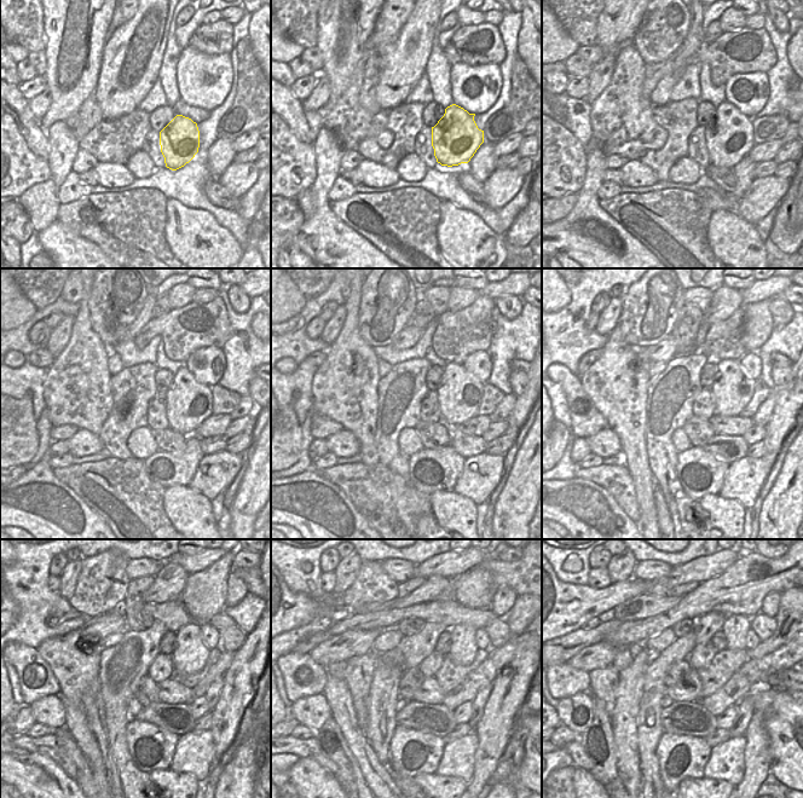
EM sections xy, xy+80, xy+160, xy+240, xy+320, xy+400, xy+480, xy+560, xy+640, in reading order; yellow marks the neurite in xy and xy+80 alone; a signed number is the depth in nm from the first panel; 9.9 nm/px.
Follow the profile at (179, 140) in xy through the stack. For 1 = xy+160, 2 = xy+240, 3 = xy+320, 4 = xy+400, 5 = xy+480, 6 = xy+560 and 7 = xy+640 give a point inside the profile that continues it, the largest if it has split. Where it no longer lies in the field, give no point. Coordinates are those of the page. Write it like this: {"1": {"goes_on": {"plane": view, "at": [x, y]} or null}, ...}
{"1": {"goes_on": {"plane": "xy+160", "at": [729, 136]}}, "2": {"goes_on": {"plane": "xy+240", "at": [189, 403]}}, "3": {"goes_on": {"plane": "xy+320", "at": [460, 393]}}, "4": {"goes_on": {"plane": "xy+400", "at": [732, 391]}}, "5": {"goes_on": {"plane": "xy+480", "at": [190, 655]}}, "6": {"goes_on": {"plane": "xy+560", "at": [463, 647]}}, "7": {"goes_on": {"plane": "xy+640", "at": [735, 628]}}}

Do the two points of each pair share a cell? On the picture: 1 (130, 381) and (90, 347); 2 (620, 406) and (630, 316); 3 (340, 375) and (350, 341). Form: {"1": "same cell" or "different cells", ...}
{"1": "different cells", "2": "different cells", "3": "same cell"}

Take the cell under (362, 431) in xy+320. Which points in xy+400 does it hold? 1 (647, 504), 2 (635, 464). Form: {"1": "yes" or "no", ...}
{"1": "yes", "2": "yes"}

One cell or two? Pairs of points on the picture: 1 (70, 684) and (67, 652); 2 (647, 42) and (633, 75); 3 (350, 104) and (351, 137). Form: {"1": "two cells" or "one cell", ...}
{"1": "one cell", "2": "two cells", "3": "one cell"}

